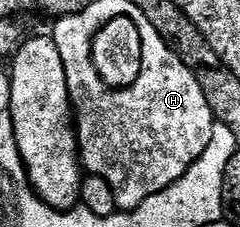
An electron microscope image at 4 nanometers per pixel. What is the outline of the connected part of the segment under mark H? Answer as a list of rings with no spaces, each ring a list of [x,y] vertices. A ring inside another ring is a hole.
[[[153,22],[139,24],[139,32],[143,32],[143,36],[139,36],[139,40],[131,40],[131,44],[123,44],[123,40],[119,40],[119,44],[115,44],[115,52],[119,52],[119,56],[123,56],[123,60],[135,60],[135,68],[127,68],[127,72],[123,72],[121,77],[123,84],[111,84],[111,80],[103,80],[103,72],[95,72],[95,80],[71,80],[67,85],[71,95],[73,123],[79,138],[82,167],[90,175],[100,176],[112,187],[113,198],[116,199],[116,206],[119,210],[139,208],[141,202],[145,202],[145,198],[165,190],[170,184],[181,179],[189,170],[189,166],[193,166],[193,162],[197,162],[197,158],[201,158],[201,154],[209,146],[209,142],[213,138],[213,126],[217,122],[213,110],[209,110],[209,102],[205,102],[205,94],[201,94],[201,86],[197,86],[197,78],[193,78],[189,66],[185,66],[185,62],[181,62],[181,58],[161,38],[161,34],[157,34],[157,30],[153,30]]]

